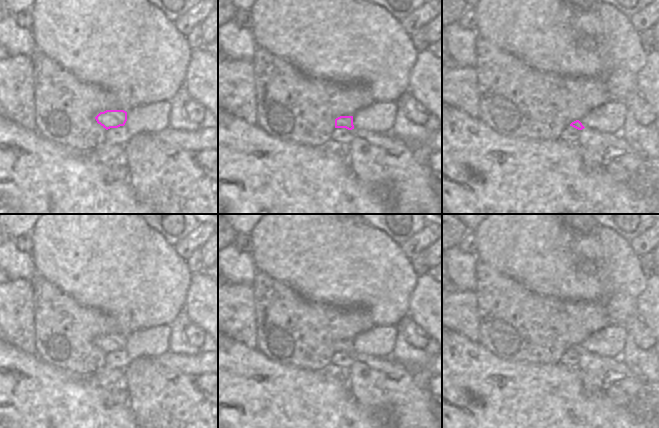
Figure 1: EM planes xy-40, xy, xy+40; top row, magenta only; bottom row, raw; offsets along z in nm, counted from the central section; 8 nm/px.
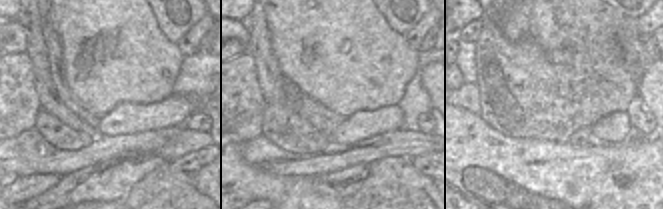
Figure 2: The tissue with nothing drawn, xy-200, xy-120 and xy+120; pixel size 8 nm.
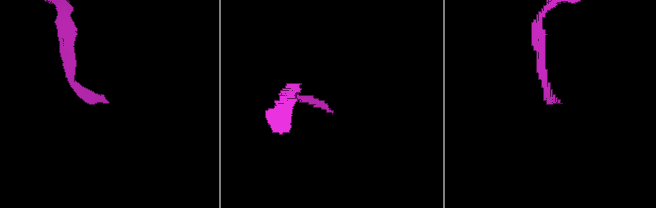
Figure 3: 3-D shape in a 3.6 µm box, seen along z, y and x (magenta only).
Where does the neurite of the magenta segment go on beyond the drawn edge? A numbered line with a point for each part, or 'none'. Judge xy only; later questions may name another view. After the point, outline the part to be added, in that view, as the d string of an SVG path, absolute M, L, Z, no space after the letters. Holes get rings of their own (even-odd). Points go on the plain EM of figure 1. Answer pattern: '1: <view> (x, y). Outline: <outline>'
1: xy (377, 383). Outline: M351 354L353 363L349 368L349 385L357 403L368 410L386 410L395 423L395 428L439 428L439 421L431 411L429 394L420 386L414 375L392 358L380 358L368 354Z

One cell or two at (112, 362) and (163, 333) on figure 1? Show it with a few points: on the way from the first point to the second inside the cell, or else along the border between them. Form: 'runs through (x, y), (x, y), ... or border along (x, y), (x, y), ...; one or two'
runs through (125, 357), (140, 344), (150, 342); one

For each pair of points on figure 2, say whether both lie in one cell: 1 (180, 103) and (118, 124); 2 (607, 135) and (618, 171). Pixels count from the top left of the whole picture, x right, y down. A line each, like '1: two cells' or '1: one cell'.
1: one cell
2: two cells

